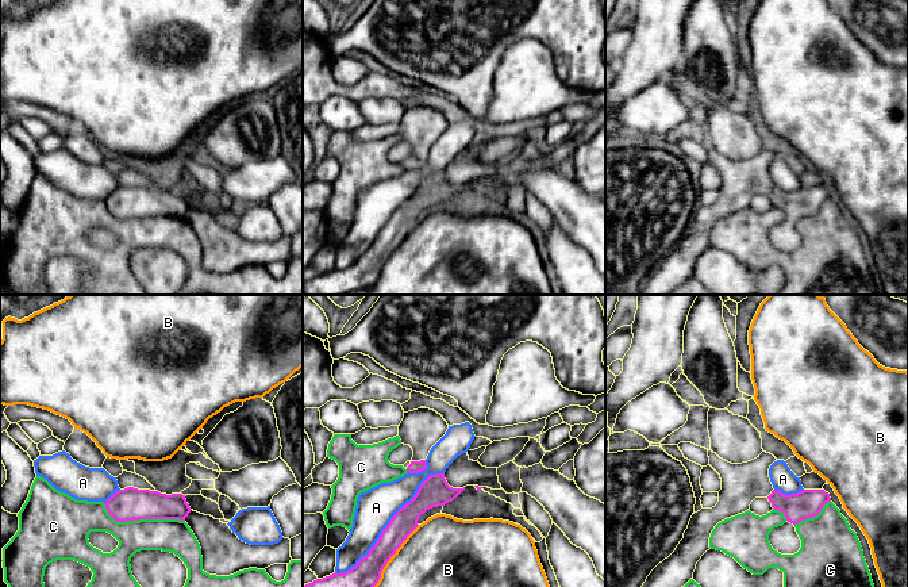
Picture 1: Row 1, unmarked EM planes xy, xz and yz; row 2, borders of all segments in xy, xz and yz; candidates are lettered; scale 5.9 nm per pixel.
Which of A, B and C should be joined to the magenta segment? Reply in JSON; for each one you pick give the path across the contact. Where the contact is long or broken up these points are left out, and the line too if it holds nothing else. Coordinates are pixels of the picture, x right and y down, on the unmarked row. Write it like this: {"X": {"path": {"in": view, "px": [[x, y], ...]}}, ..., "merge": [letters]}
{"merge": []}

